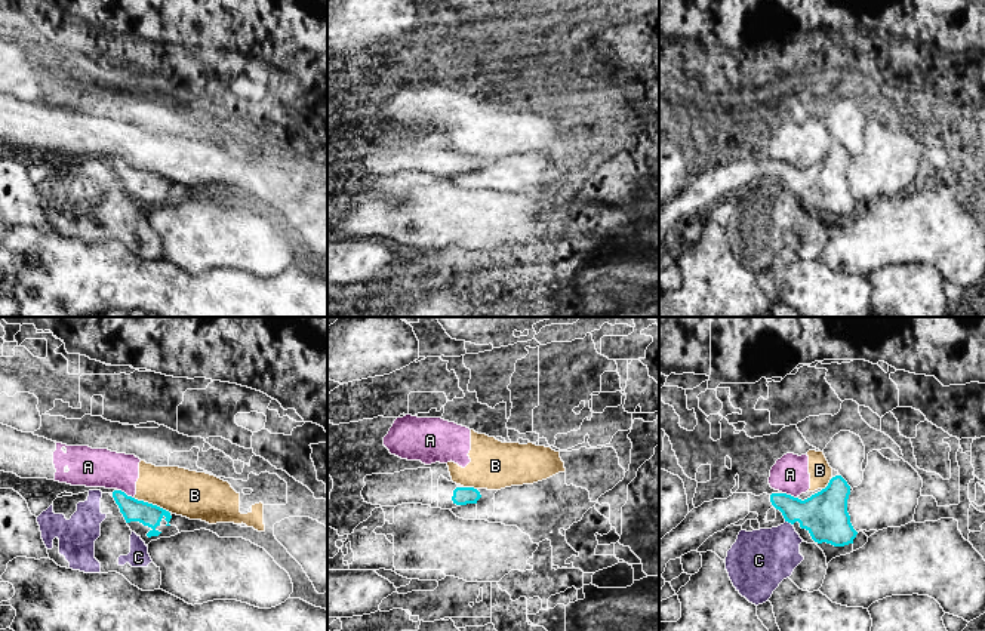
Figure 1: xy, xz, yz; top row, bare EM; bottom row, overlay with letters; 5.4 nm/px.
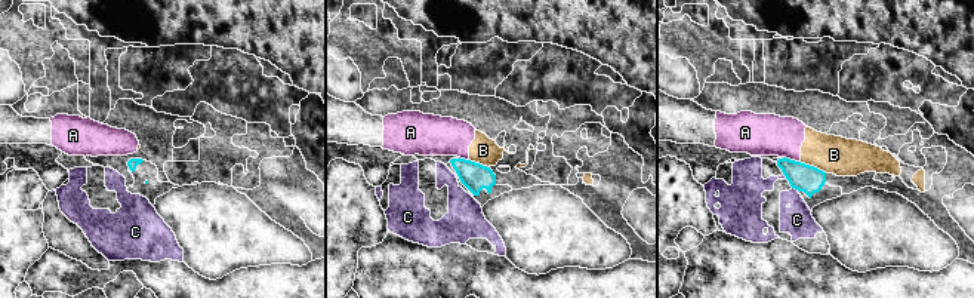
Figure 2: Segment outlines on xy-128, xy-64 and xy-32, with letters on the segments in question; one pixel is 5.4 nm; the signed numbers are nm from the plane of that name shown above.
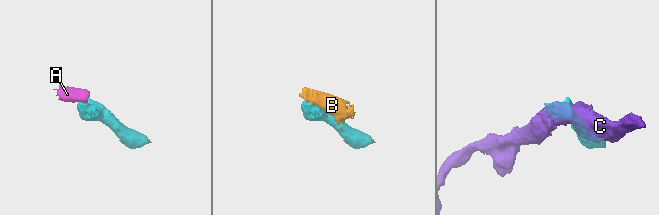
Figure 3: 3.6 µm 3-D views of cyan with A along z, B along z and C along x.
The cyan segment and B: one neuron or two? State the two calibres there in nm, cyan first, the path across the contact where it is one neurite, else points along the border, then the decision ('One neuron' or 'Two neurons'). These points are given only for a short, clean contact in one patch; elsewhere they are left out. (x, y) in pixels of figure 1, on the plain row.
Thickness 120 nm (cyan) against 260 nm. Two neurons

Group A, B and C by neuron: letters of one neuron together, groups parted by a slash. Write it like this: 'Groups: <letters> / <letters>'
Groups: A B / C

